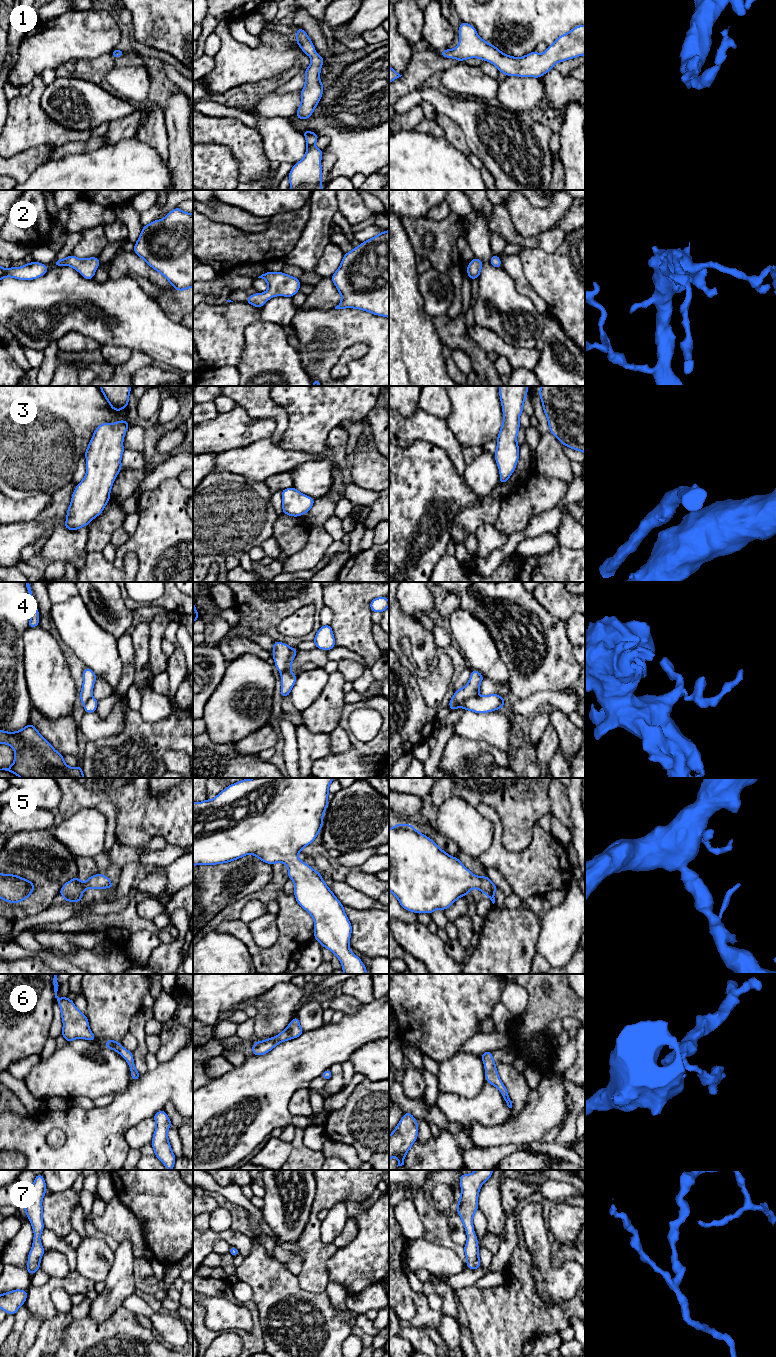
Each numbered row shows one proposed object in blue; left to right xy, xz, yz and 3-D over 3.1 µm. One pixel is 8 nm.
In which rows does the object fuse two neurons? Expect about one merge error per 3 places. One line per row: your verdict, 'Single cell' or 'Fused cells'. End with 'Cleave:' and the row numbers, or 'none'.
1: Single cell
2: Single cell
3: Single cell
4: Fused cells
5: Single cell
6: Single cell
7: Single cell
Cleave: 4

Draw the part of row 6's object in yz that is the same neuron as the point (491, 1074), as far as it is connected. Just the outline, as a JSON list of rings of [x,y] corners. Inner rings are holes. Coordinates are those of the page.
[[[492,1051],[484,1052],[481,1055],[481,1059],[485,1065],[484,1067],[485,1067],[486,1082],[497,1087],[500,1090],[507,1106],[509,1108],[512,1108],[512,1101],[510,1100],[506,1087],[504,1086],[504,1084],[502,1083],[502,1081],[498,1075],[495,1061],[492,1057]]]

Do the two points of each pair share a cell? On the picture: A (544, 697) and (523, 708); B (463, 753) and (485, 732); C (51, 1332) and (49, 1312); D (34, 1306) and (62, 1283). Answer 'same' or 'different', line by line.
A: same
B: different
C: different
D: same

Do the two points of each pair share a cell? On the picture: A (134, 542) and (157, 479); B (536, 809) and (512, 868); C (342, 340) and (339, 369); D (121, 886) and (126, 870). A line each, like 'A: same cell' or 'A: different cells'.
A: different cells
B: different cells
C: different cells
D: same cell

